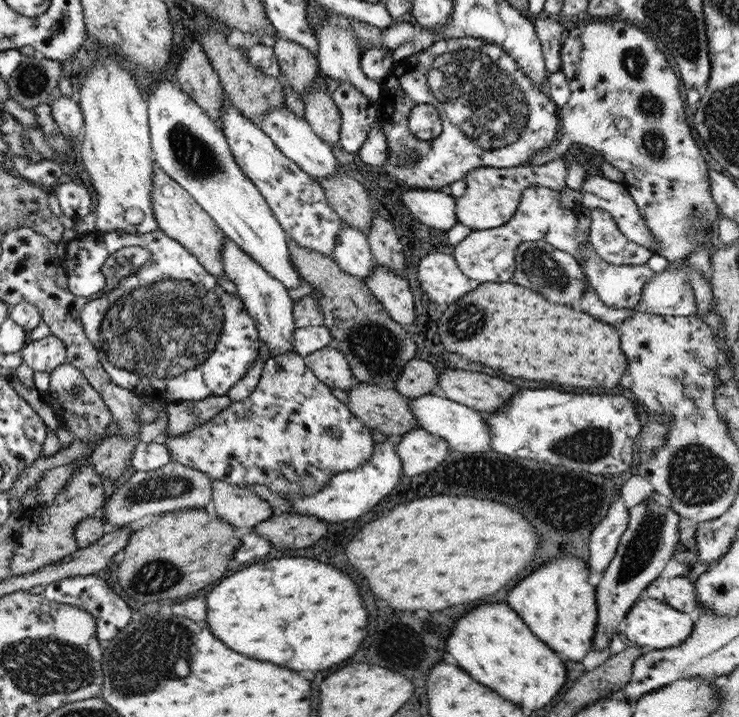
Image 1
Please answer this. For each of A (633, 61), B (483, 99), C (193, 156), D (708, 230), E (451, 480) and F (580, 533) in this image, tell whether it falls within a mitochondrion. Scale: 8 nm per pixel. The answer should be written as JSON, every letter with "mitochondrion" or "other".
{"A":"mitochondrion","B":"mitochondrion","C":"mitochondrion","D":"other","E":"other","F":"other"}

